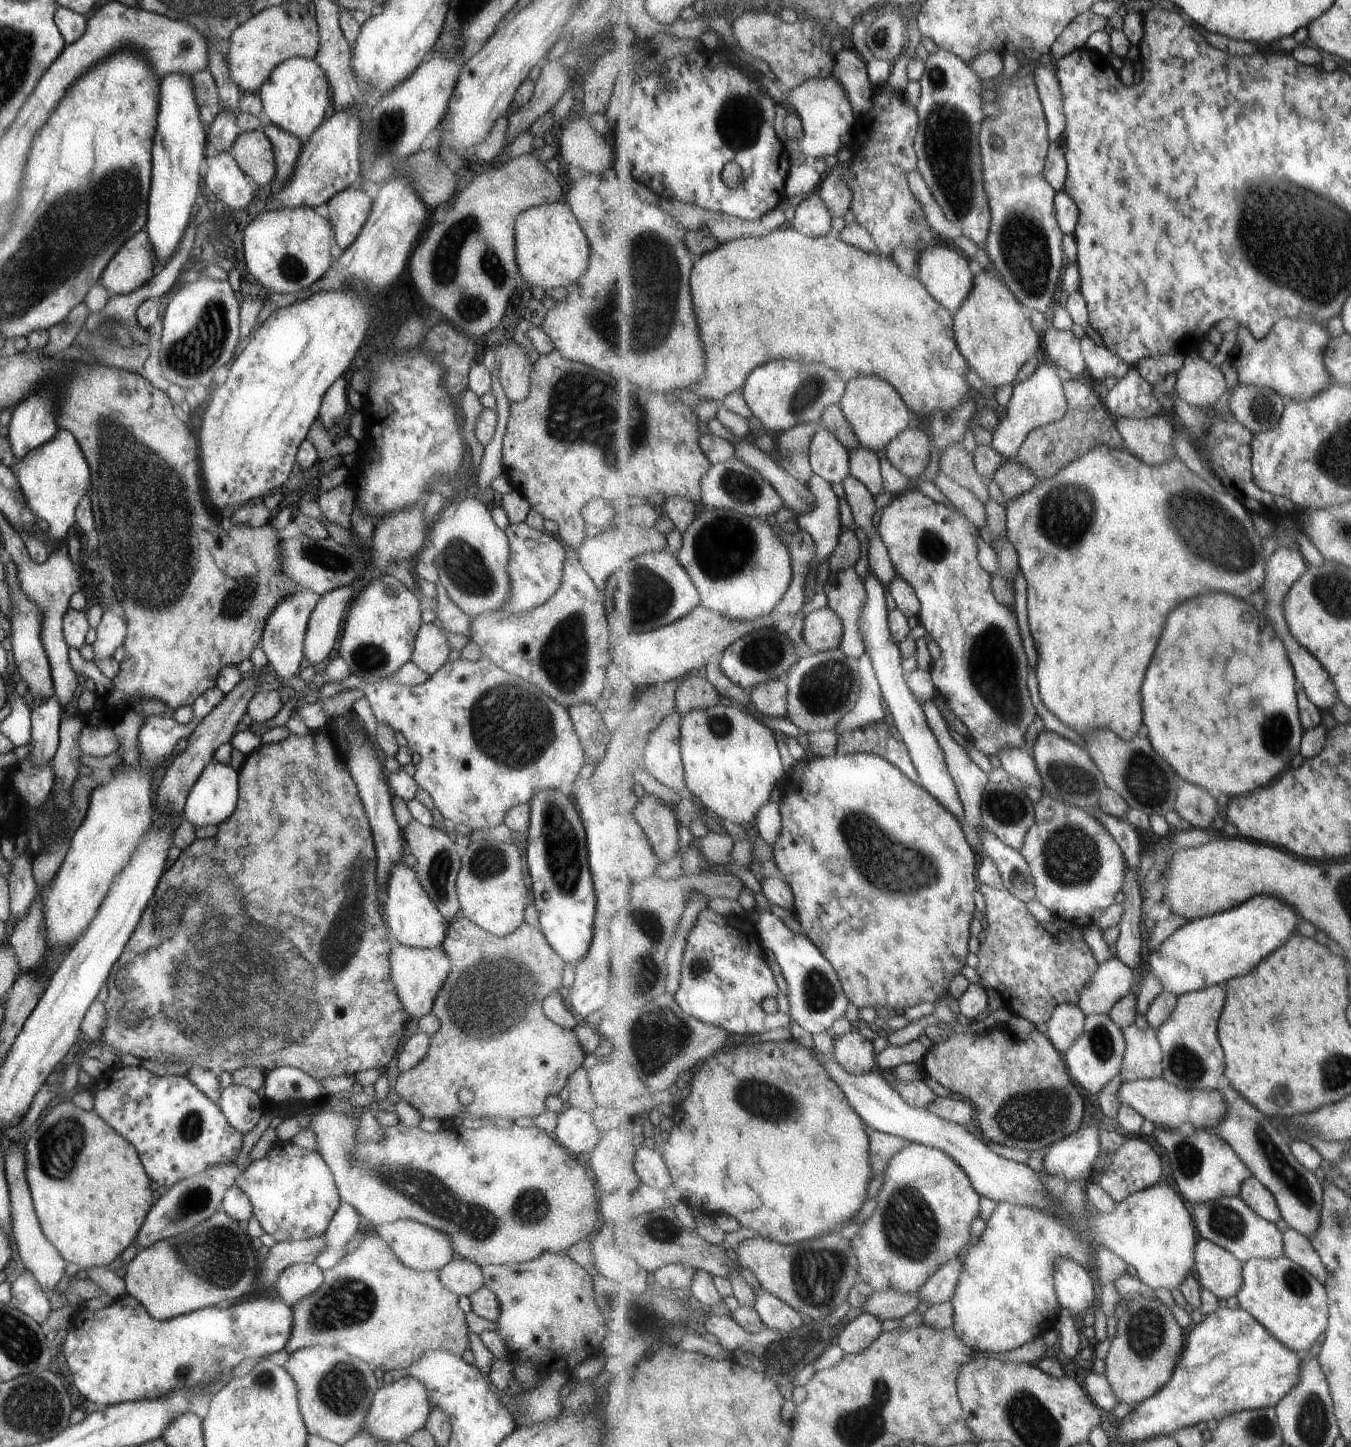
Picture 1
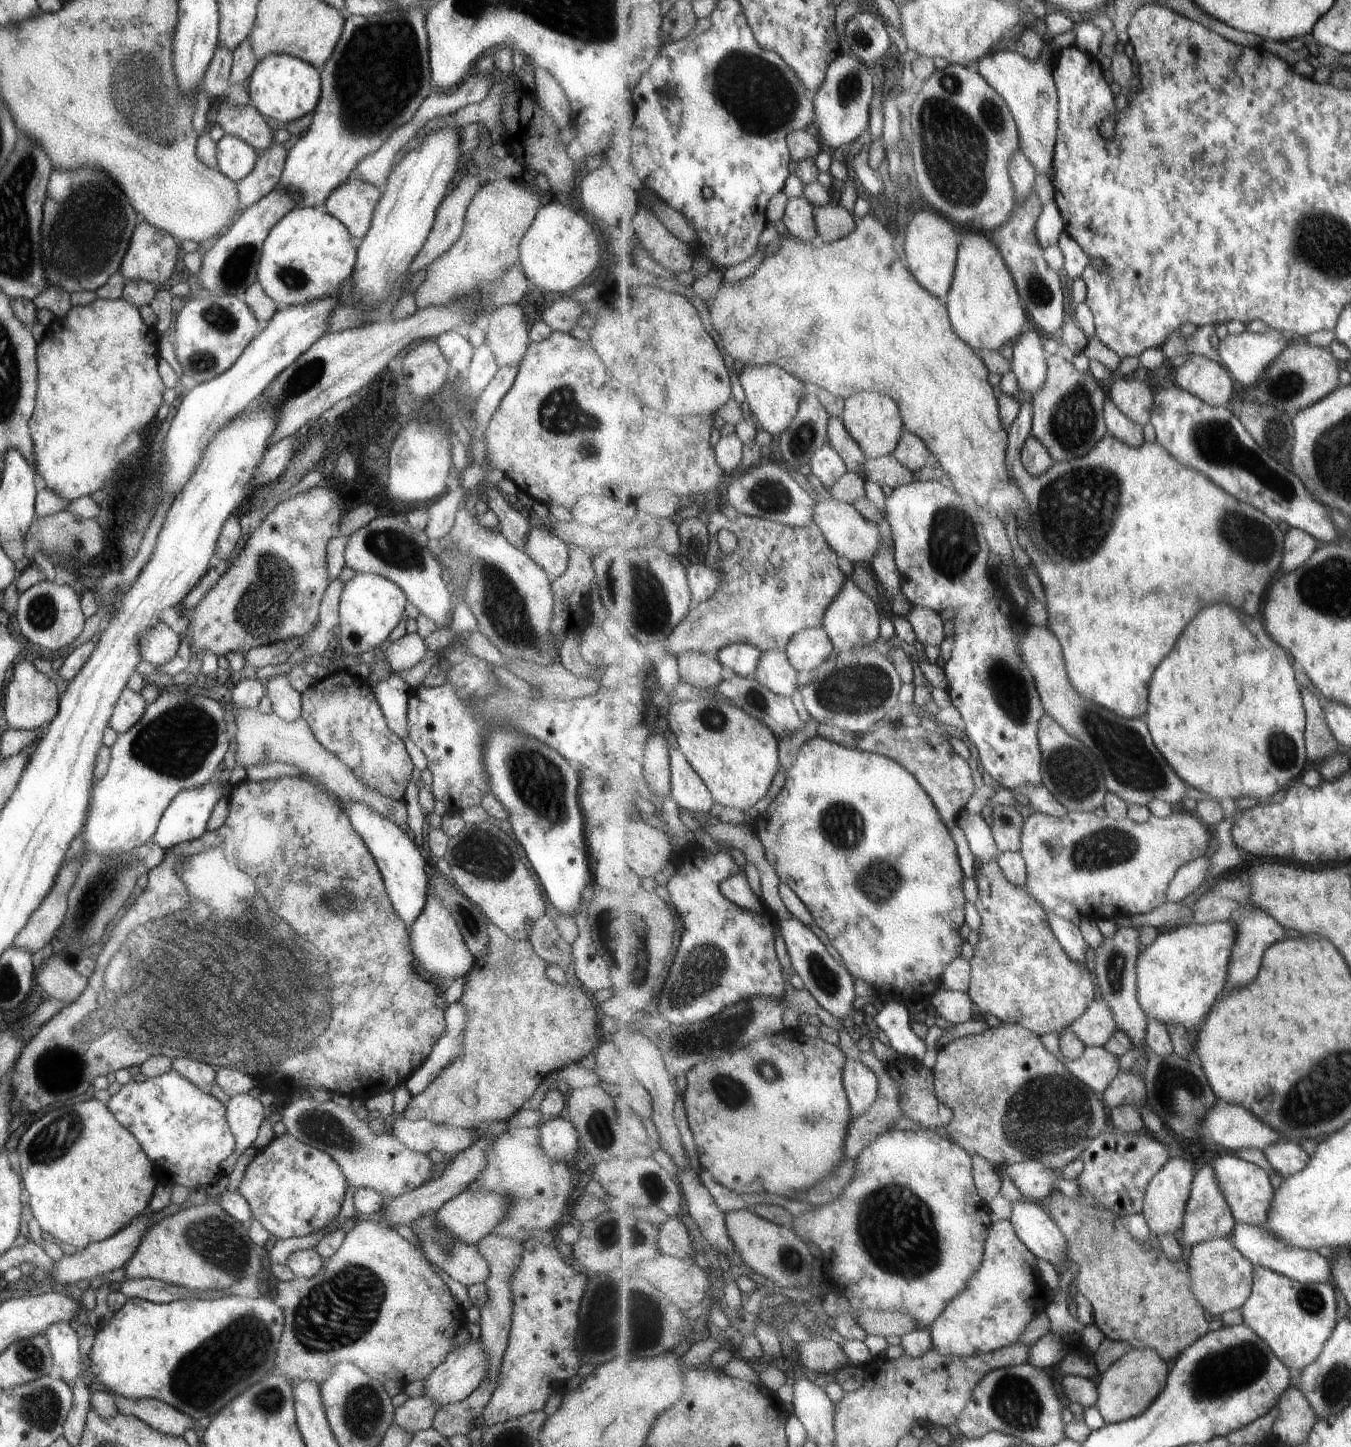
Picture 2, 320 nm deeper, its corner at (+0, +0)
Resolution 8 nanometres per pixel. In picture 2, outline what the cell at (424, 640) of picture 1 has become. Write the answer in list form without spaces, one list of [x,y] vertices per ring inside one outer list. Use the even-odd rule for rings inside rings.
[[[416,632],[405,633],[390,643],[385,642],[385,646],[384,651],[381,652],[383,652],[384,660],[393,673],[407,670],[407,668],[417,664],[423,658],[426,650],[423,639]]]

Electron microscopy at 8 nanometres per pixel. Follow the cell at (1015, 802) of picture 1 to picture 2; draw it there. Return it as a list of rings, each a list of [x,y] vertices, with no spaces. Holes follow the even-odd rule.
[[[995,805],[989,813],[993,819],[992,833],[1000,852],[1021,852],[1026,812],[1018,806]]]

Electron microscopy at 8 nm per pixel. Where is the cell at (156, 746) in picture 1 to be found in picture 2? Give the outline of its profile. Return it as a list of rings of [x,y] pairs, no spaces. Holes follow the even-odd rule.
[[[125,687],[114,702],[107,727],[117,734],[125,732],[141,718],[146,706],[145,699],[139,693]]]

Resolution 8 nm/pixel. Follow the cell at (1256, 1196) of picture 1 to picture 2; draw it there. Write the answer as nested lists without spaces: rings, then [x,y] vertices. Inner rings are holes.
[[[1236,1154],[1217,1157],[1211,1166],[1216,1172],[1216,1179],[1232,1208],[1237,1223],[1261,1227],[1268,1221],[1269,1209],[1276,1195],[1277,1181],[1258,1164],[1246,1161]]]

